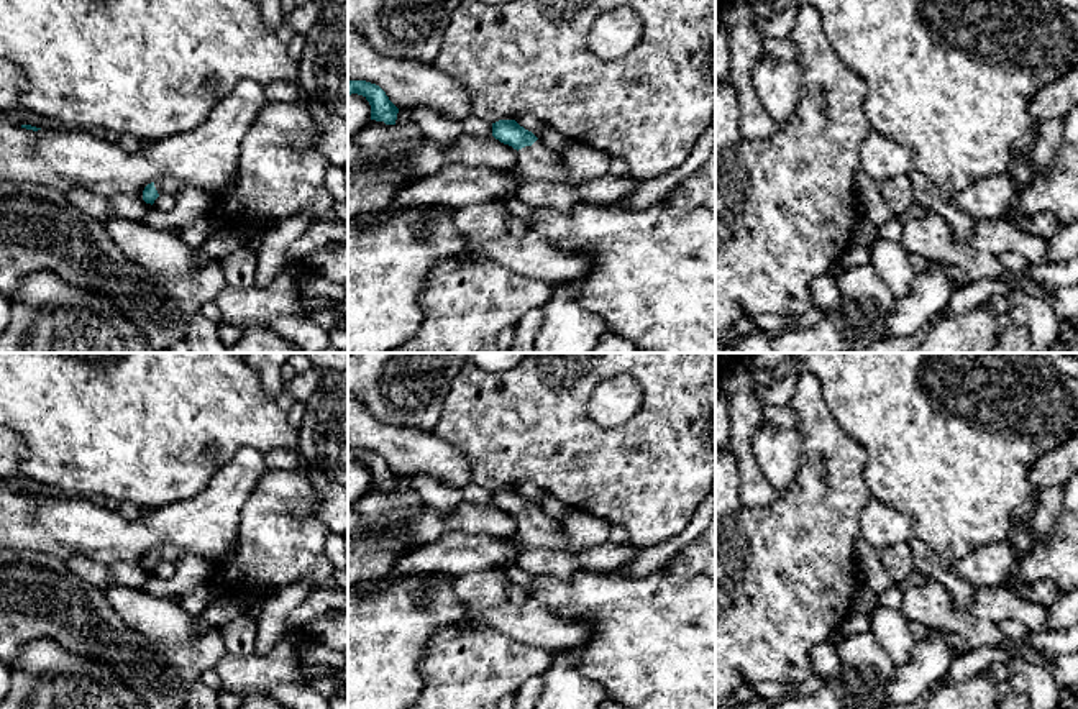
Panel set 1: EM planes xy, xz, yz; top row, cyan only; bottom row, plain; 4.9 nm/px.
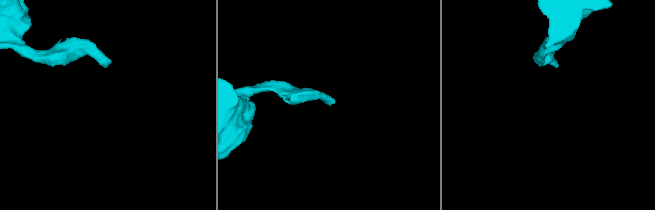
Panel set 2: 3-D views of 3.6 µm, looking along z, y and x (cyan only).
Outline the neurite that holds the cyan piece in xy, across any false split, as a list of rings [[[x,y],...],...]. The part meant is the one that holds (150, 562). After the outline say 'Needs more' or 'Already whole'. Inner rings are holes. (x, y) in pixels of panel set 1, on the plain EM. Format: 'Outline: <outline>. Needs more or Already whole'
Outline: [[[167,543],[164,547],[148,551],[143,558],[143,568],[153,573],[161,561],[176,565],[180,558],[180,553],[182,550],[179,547]]]. Needs more

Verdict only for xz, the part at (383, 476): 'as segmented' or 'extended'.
as segmented

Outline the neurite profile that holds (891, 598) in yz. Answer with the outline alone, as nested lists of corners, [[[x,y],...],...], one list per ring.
[[[898,584],[889,586],[886,591],[878,594],[878,606],[889,607],[889,609],[899,609],[902,604],[902,588]]]

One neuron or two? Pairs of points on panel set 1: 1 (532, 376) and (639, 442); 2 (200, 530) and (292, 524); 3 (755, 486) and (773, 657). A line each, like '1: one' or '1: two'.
1: one
2: two
3: two

